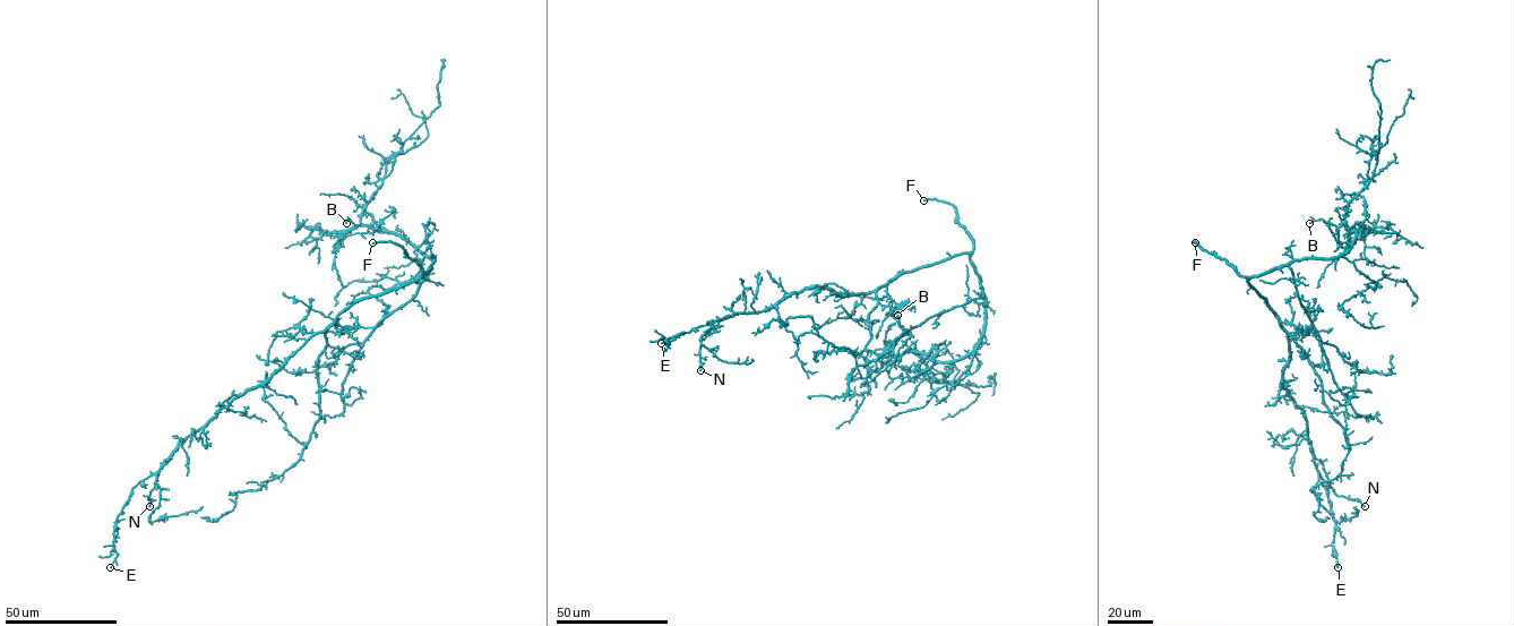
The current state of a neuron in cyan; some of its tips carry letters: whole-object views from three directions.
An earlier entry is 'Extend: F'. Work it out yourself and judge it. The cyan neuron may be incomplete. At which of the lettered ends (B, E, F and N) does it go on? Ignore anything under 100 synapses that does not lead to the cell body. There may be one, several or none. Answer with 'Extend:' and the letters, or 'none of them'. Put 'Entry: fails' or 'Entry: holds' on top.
Entry: holds
Extend: F

